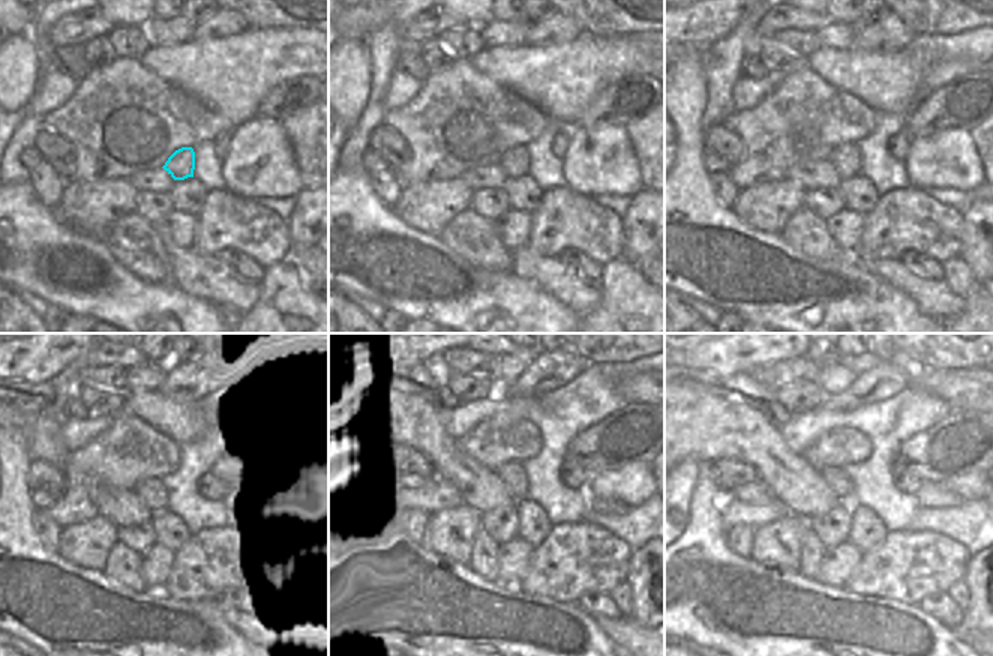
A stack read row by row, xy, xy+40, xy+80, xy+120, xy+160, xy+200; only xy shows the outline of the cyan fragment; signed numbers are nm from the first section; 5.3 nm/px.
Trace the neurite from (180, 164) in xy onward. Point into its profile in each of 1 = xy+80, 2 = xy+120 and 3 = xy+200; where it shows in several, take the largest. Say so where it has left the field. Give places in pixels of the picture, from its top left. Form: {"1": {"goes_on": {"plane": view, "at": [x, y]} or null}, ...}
{"1": {"goes_on": {"plane": "xy+80", "at": [846, 158]}}, "2": {"goes_on": {"plane": "xy+120", "at": [155, 491]}}, "3": {"goes_on": {"plane": "xy+200", "at": [837, 479]}}}

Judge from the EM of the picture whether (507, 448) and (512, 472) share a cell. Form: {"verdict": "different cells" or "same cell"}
{"verdict": "different cells"}

